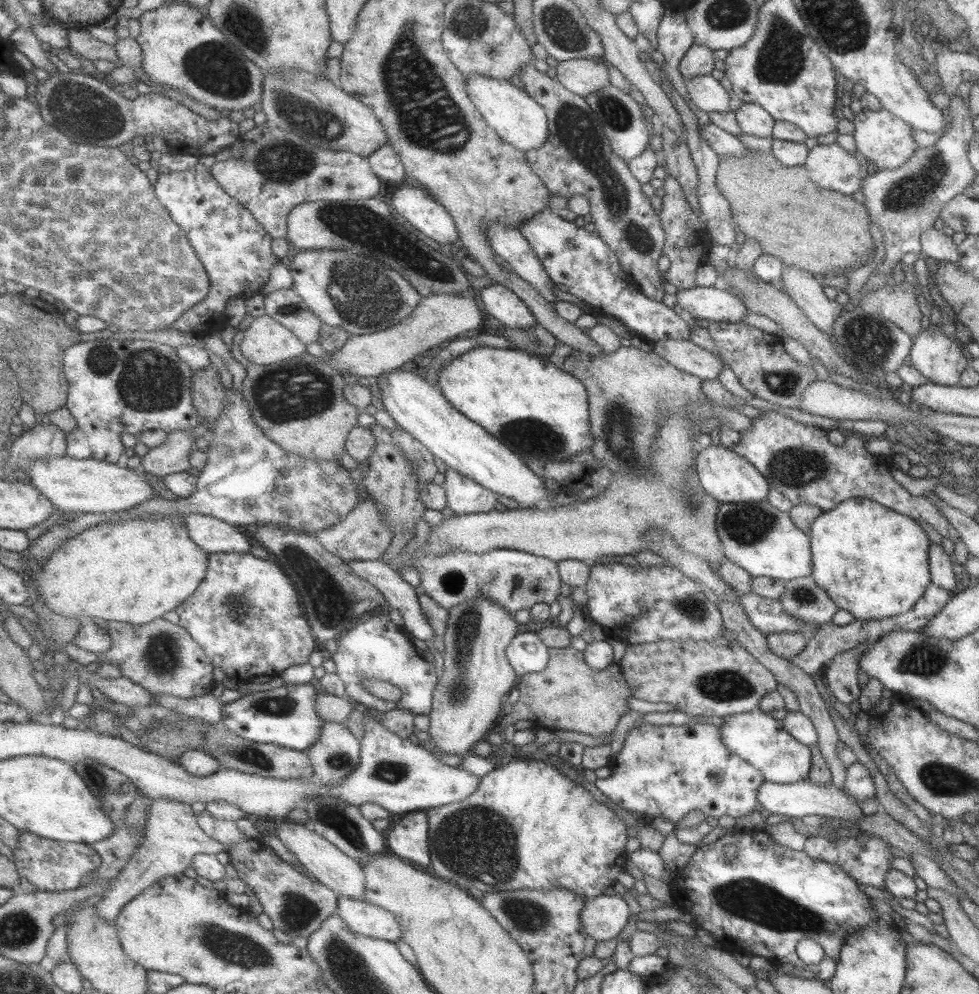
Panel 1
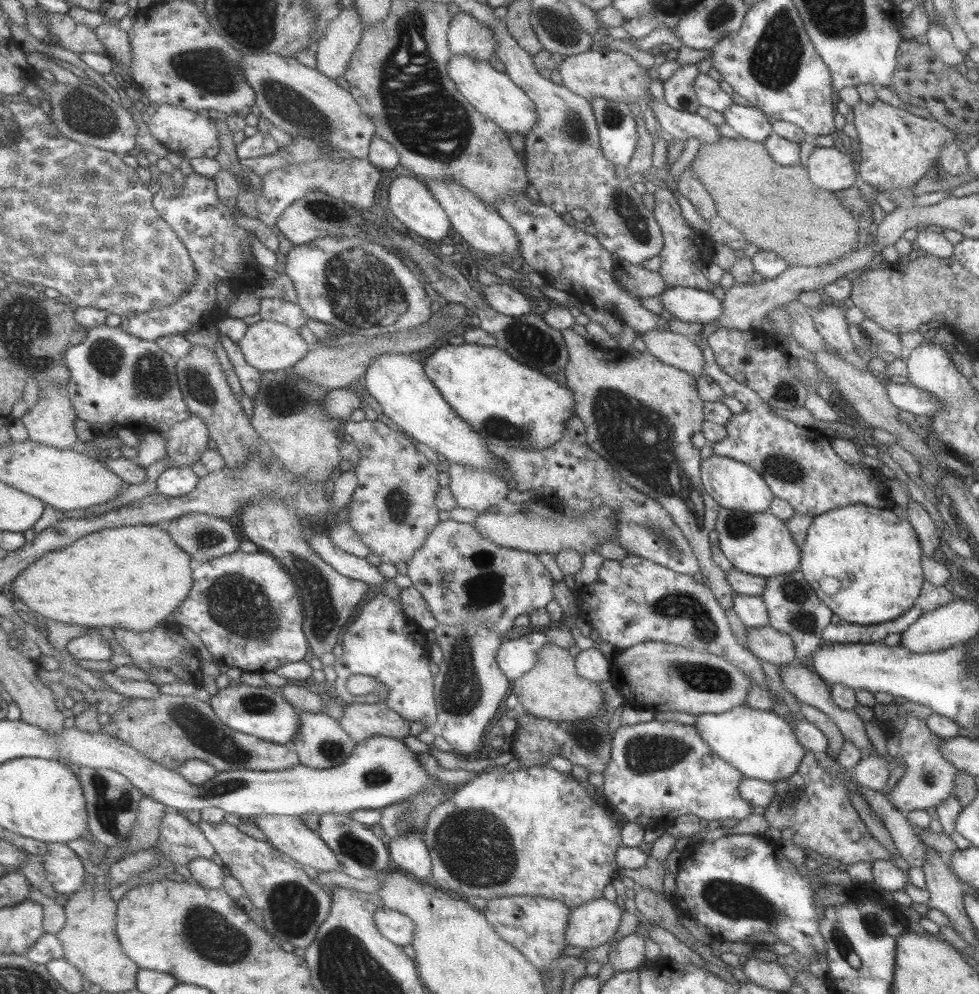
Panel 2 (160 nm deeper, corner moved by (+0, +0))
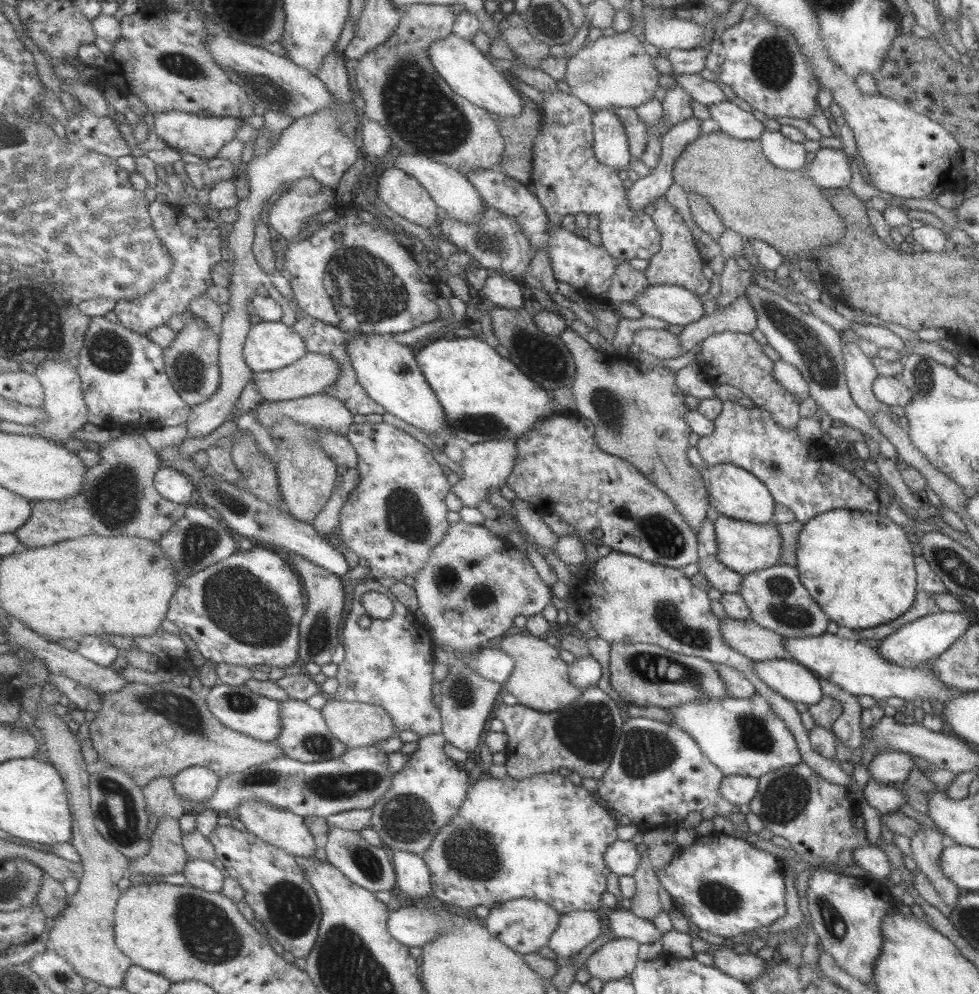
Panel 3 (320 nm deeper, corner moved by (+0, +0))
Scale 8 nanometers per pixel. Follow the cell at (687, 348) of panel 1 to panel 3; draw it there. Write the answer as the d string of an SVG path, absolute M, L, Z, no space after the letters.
M641 328L632 334L632 343L639 346L640 352L647 352L657 358L677 358L680 352L678 338L666 329Z

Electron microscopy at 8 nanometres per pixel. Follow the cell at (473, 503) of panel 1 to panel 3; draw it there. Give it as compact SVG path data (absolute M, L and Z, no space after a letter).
M497 440L472 444L464 450L465 458L462 460L462 476L451 486L451 492L455 492L464 500L464 506L475 508L481 500L489 496L491 488L501 488L508 484L508 478L513 474L517 457L518 440Z

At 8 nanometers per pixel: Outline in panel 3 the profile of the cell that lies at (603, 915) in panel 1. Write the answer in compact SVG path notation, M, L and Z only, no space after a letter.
M597 909L575 911L562 916L561 924L548 944L557 958L572 958L581 952L581 948L597 938L603 920L596 911Z

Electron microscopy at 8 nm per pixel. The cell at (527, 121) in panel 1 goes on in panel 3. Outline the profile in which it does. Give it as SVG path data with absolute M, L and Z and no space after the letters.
M453 32L447 39L437 39L429 49L429 54L437 72L451 85L451 88L473 104L486 108L489 112L512 117L520 115L524 110L523 95L509 82L505 73L473 44L473 41Z

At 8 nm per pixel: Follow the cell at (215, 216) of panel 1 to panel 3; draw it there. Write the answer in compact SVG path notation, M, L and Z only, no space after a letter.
M170 200L162 204L154 201L150 204L150 214L153 218L153 229L157 230L157 237L161 238L162 244L168 248L168 253L172 256L172 271L164 283L156 284L153 292L139 296L135 300L121 300L117 302L114 310L117 320L127 328L146 335L152 328L165 325L175 314L188 315L189 302L208 294L210 286L214 285L211 268L221 262L221 244L226 237L226 233L212 219L205 217L197 222L195 218L187 216L180 202Z

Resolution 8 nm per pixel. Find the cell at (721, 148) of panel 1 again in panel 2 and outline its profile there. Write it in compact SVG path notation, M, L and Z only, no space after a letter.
M656 99L647 100L660 129L665 137L679 139L682 141L687 138L697 138L698 143L714 143L719 137L715 125L711 124L706 118L695 113L671 108L665 101Z

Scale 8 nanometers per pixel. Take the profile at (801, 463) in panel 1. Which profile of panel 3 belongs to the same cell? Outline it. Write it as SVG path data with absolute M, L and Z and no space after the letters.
M723 401L721 412L712 420L709 436L701 436L695 449L703 459L704 468L715 464L735 464L756 476L767 488L775 503L786 506L794 514L794 520L807 522L812 516L820 515L831 509L846 508L861 512L877 512L879 501L877 493L861 483L853 473L843 469L833 461L832 450L823 446L822 441L803 444L796 430L784 430L773 422L771 415L764 409L753 405L745 408L735 401Z

